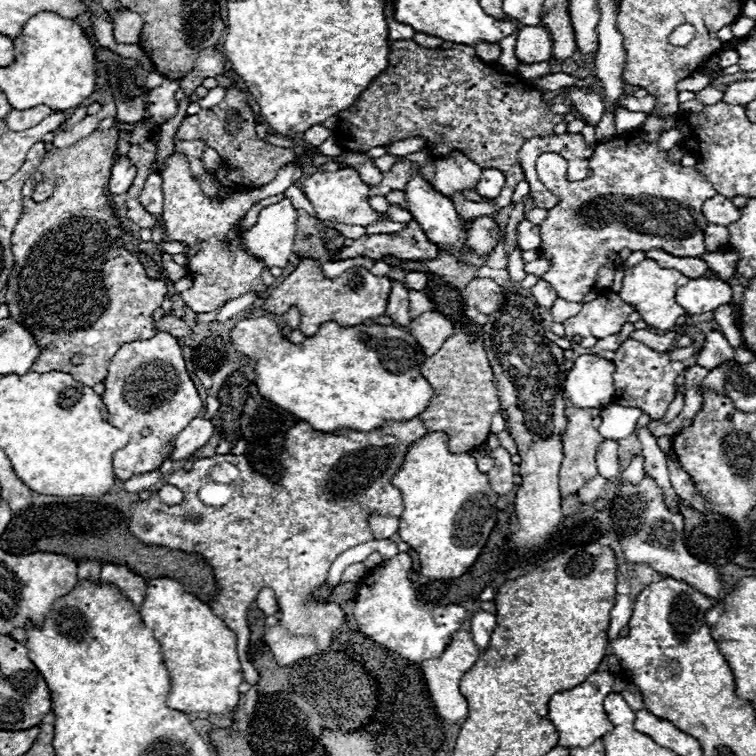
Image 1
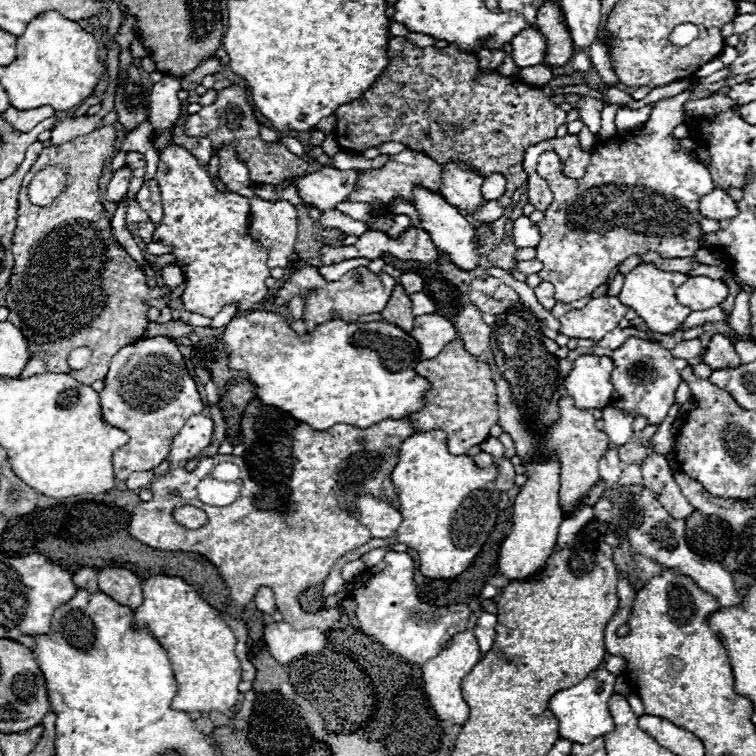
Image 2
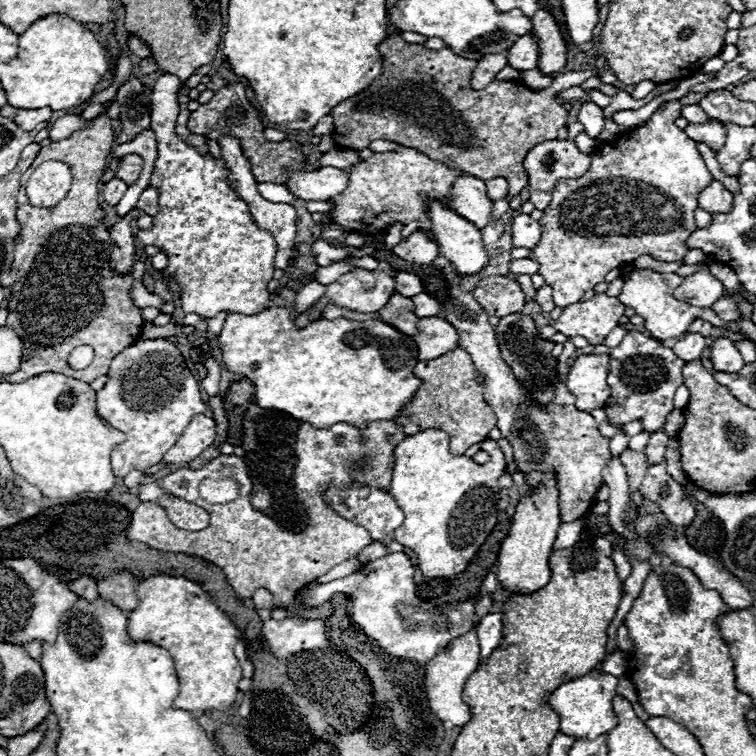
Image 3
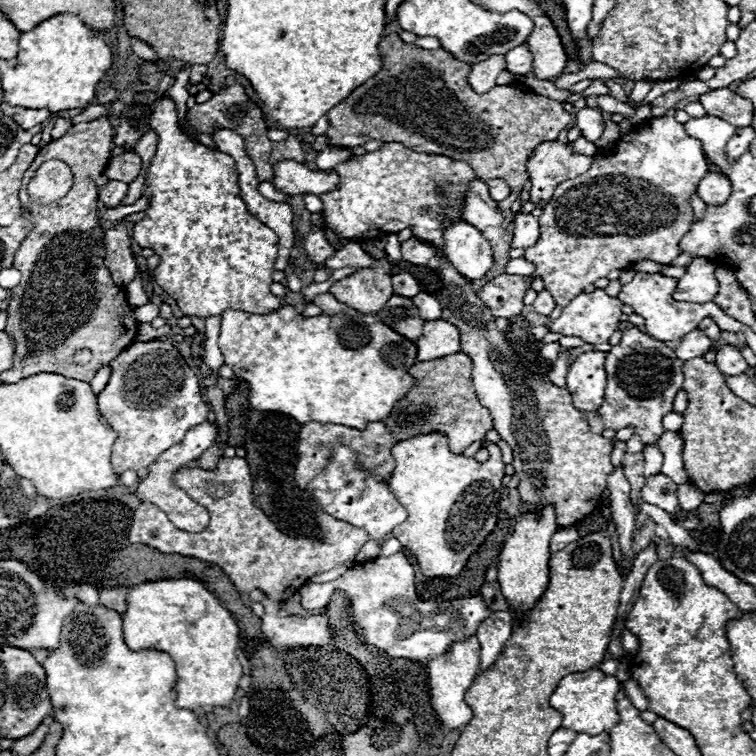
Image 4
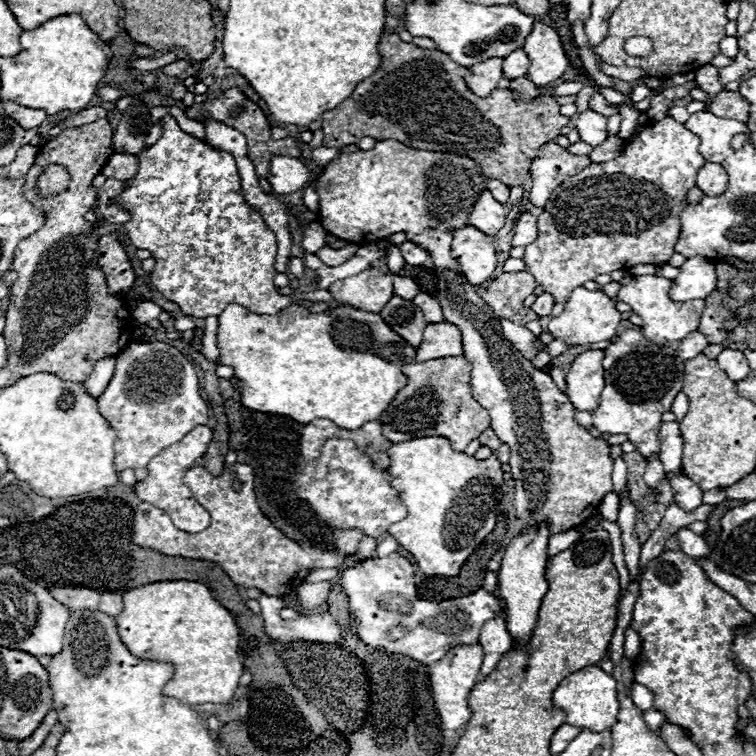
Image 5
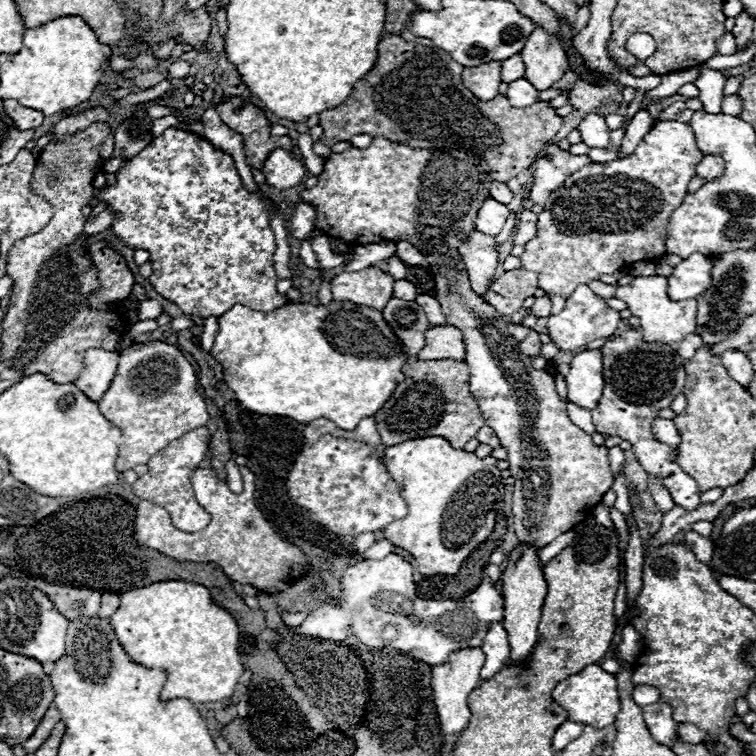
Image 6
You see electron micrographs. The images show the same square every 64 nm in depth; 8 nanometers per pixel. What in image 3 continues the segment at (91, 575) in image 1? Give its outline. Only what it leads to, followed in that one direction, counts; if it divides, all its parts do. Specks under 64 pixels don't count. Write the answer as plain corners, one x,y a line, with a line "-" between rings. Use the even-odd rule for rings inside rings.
82,576
82,578
74,580
74,582
70,584
70,590
72,590
76,596
80,596
80,598
86,598
88,602
94,602
94,600
98,598
96,582
94,582
92,578
88,578
88,576

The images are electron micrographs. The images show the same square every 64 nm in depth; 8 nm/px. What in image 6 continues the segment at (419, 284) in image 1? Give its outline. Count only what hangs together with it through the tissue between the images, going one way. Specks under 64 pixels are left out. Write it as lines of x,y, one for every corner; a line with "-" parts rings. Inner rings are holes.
396,280
392,294
394,294
394,298
402,298
402,300
410,300
410,302
414,302
418,296
416,286
408,280

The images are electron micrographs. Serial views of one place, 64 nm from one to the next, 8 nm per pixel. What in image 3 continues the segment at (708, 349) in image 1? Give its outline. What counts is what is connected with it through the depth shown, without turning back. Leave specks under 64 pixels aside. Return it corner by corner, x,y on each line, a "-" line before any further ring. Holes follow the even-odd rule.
716,338
710,346
710,360
714,364
714,370
718,372
740,372
746,362
742,360
738,348
728,338

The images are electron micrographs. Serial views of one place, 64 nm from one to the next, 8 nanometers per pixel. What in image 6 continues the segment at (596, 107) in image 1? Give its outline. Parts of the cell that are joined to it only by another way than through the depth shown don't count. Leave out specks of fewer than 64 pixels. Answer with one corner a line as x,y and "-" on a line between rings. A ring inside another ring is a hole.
588,114
580,122
578,130
580,130
582,142
588,144
590,148
610,148
610,130
604,122
604,116

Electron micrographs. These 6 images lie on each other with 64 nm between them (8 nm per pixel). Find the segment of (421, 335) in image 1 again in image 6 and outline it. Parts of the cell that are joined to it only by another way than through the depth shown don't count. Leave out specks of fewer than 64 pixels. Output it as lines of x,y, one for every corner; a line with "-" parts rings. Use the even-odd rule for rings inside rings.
446,324
444,328
428,328
426,344
420,350
418,360
464,360
466,346
462,332

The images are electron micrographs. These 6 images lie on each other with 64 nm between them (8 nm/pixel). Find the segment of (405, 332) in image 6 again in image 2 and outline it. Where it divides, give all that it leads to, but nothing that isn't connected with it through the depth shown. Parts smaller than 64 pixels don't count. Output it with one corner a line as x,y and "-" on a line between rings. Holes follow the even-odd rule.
400,286
394,288
386,308
380,312
382,318
398,328
402,328
404,332
412,332
414,330
414,314
412,314
412,302
410,298
404,294
404,290
400,290

